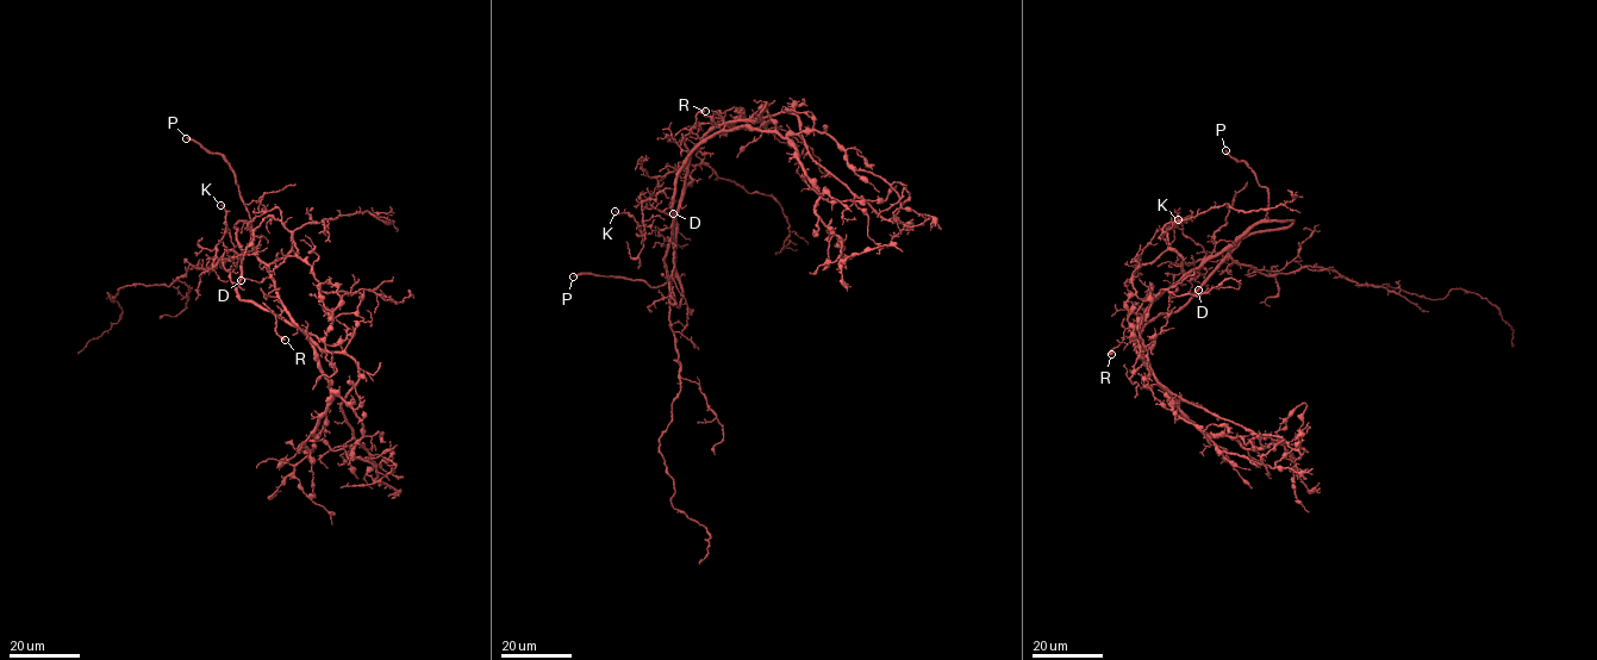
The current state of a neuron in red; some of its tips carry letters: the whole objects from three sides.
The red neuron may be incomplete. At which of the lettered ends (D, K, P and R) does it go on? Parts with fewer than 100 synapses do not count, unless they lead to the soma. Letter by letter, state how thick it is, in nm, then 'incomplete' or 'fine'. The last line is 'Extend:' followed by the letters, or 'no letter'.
D: 440 nm | fine
K: 160 nm | fine
P: 300 nm | incomplete
R: 500 nm | fine
Extend: P

